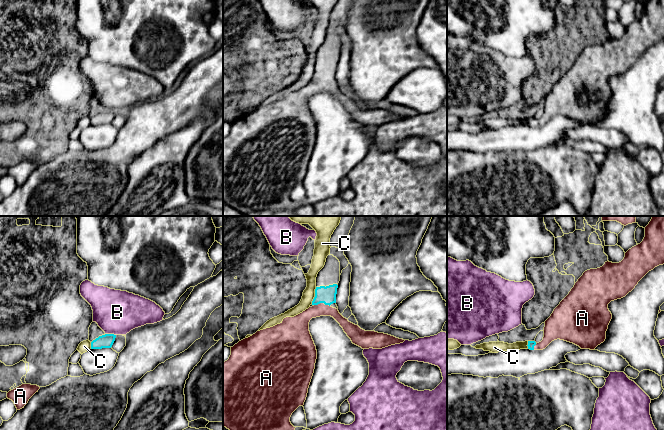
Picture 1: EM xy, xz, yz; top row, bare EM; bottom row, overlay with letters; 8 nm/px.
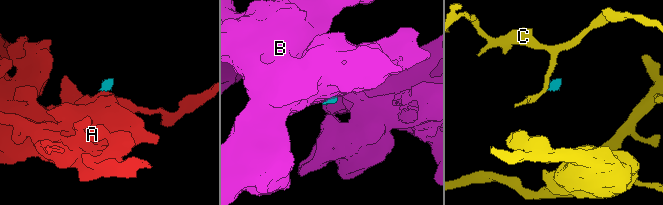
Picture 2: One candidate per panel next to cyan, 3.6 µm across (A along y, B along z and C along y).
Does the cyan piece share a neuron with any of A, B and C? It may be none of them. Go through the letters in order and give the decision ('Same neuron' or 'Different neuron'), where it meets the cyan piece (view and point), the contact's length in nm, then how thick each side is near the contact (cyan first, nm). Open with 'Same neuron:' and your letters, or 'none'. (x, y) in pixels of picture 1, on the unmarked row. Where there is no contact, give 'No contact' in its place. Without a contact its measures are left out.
Same neuron: A
A: Same neuron. Touches cyan at xz (322, 78). Shared border 130 nm. Thickness 140 nm (cyan) against 140 nm
B: Different neuron. Touches cyan at xy (110, 110). Shared border 90 nm. Thickness 110 nm (cyan) against 360 nm
C: Different neuron. Touches cyan at xz (315, 71). Shared border 140 nm. Thickness 140 nm (cyan) against 100 nm

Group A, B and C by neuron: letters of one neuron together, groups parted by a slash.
A / B / C

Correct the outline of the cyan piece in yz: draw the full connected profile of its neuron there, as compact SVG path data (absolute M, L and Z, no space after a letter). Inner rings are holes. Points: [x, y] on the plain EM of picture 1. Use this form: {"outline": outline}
{"outline": "M648 0L645 3L643 17L629 25L621 38L607 37L602 43L583 49L569 70L545 97L543 116L539 119L528 117L528 125L543 126L552 117L560 115L573 119L581 125L594 126L606 115L606 107L612 95L608 80L625 73L649 47L663 40L664 0Z"}

